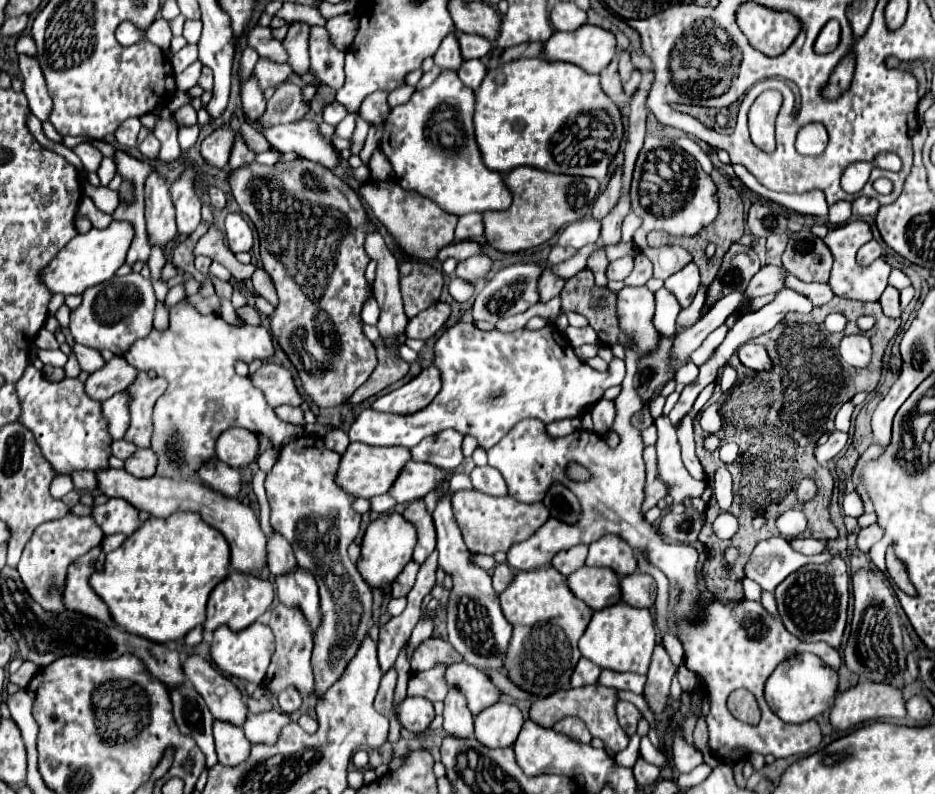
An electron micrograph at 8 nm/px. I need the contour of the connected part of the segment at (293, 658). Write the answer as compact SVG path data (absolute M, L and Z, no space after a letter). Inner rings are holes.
M277 604L271 608L269 628L273 630L277 638L277 650L271 658L271 666L267 670L267 678L263 680L263 686L269 694L277 694L279 690L287 686L295 686L303 696L313 694L313 674L311 674L311 650L313 650L313 632L311 626L301 612L299 606L285 606Z

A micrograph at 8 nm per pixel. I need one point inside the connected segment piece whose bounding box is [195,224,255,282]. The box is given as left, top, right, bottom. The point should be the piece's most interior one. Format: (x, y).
(213, 245)

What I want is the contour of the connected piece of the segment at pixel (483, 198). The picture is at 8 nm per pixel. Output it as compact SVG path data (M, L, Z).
M443 70L429 88L417 90L407 104L395 106L389 112L379 142L403 190L413 190L455 216L507 210L511 206L511 194L507 186L503 186L503 176L491 174L491 170L479 162L479 148L475 146L471 122L473 110L473 92L459 80L457 72Z

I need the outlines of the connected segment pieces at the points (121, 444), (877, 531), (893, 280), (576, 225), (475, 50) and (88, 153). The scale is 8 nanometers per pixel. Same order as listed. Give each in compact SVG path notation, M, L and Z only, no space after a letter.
M115 440L113 442L113 456L121 458L121 460L127 460L135 450L137 450L137 446L133 442L127 442L127 440Z
M871 524L871 526L867 526L867 528L863 528L859 532L859 536L857 536L857 548L861 552L869 552L869 548L875 542L879 542L881 538L883 538L883 528L879 524Z
M895 268L892 269L891 276L889 276L889 284L893 288L897 288L897 290L903 290L903 288L907 288L911 284L911 280L901 270Z
M593 216L577 220L569 224L561 236L559 236L559 246L573 246L573 248L583 248L587 244L597 242L601 236L601 220L595 220Z
M459 34L459 44L461 44L461 54L465 60L483 58L491 50L491 42L487 38L471 36L471 34Z
M83 142L83 144L75 146L73 152L81 158L81 162L83 162L83 166L85 166L87 172L97 172L97 168L99 168L99 164L103 160L103 154L95 146Z

